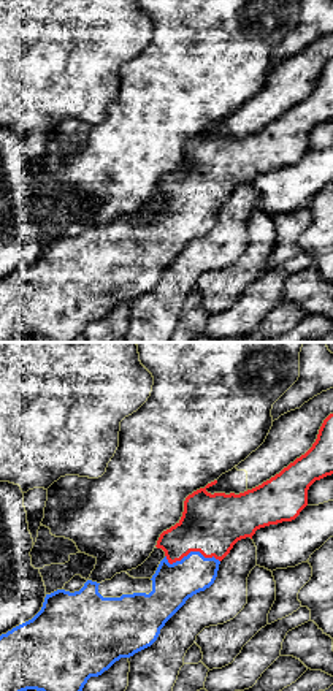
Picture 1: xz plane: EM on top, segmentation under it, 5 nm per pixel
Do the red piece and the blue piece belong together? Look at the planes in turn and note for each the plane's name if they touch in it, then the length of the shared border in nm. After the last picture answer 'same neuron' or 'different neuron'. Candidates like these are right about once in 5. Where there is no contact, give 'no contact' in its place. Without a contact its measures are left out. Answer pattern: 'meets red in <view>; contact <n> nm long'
meets red in xz; contact 280 nm long

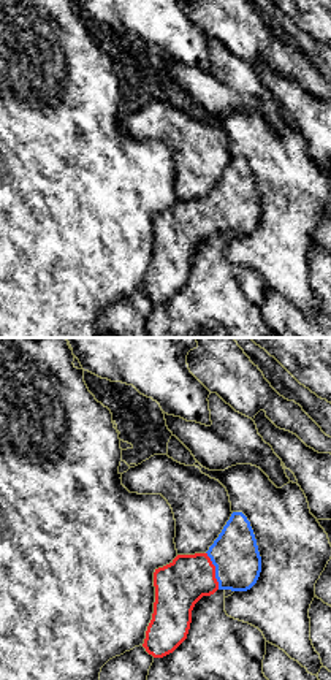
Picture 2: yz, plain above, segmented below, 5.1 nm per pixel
meets red in yz; contact 200 nm long

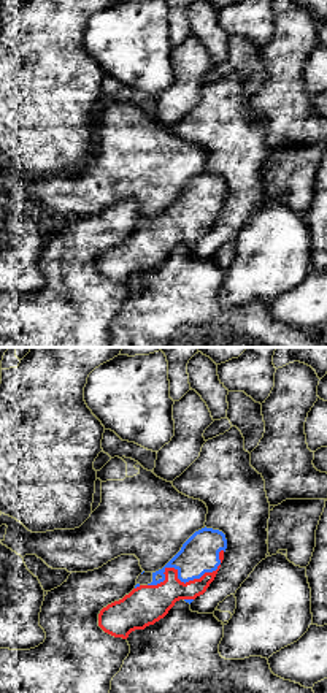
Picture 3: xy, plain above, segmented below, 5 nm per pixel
meets red in xy; contact 440 nm long

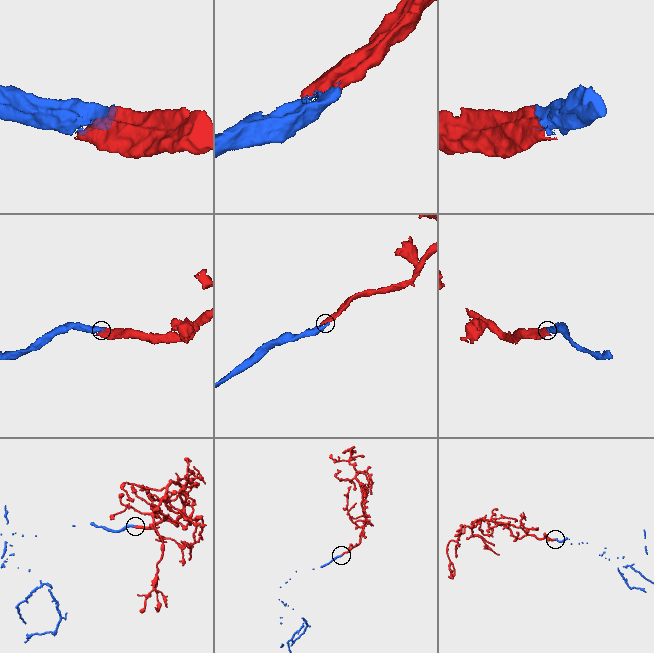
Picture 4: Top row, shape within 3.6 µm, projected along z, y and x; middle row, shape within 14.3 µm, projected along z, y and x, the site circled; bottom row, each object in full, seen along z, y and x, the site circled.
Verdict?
same neuron

